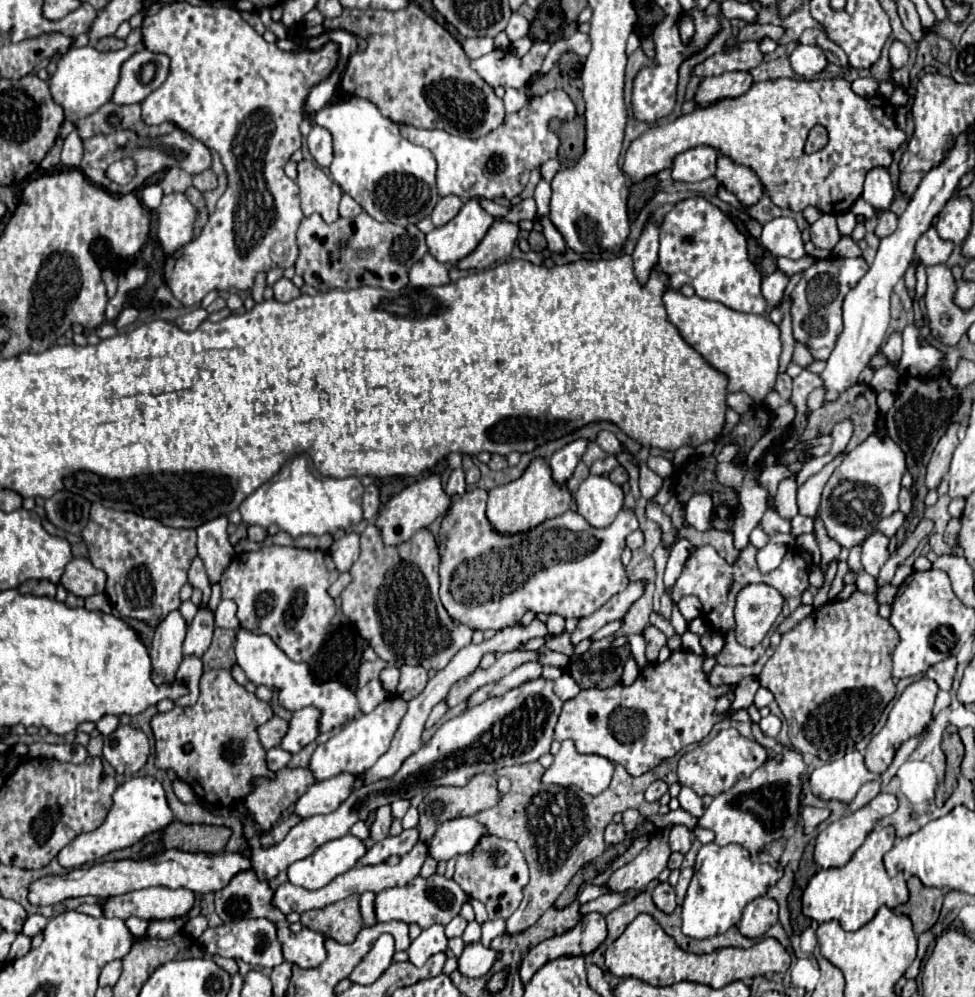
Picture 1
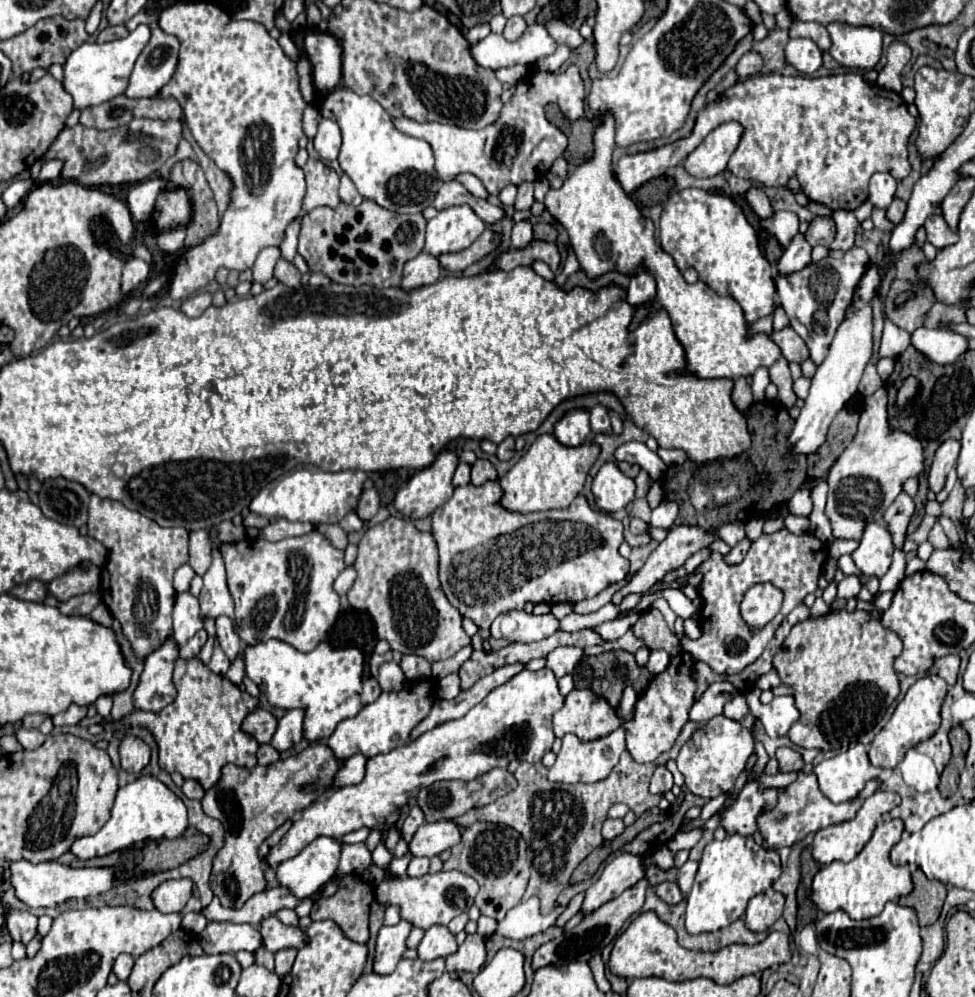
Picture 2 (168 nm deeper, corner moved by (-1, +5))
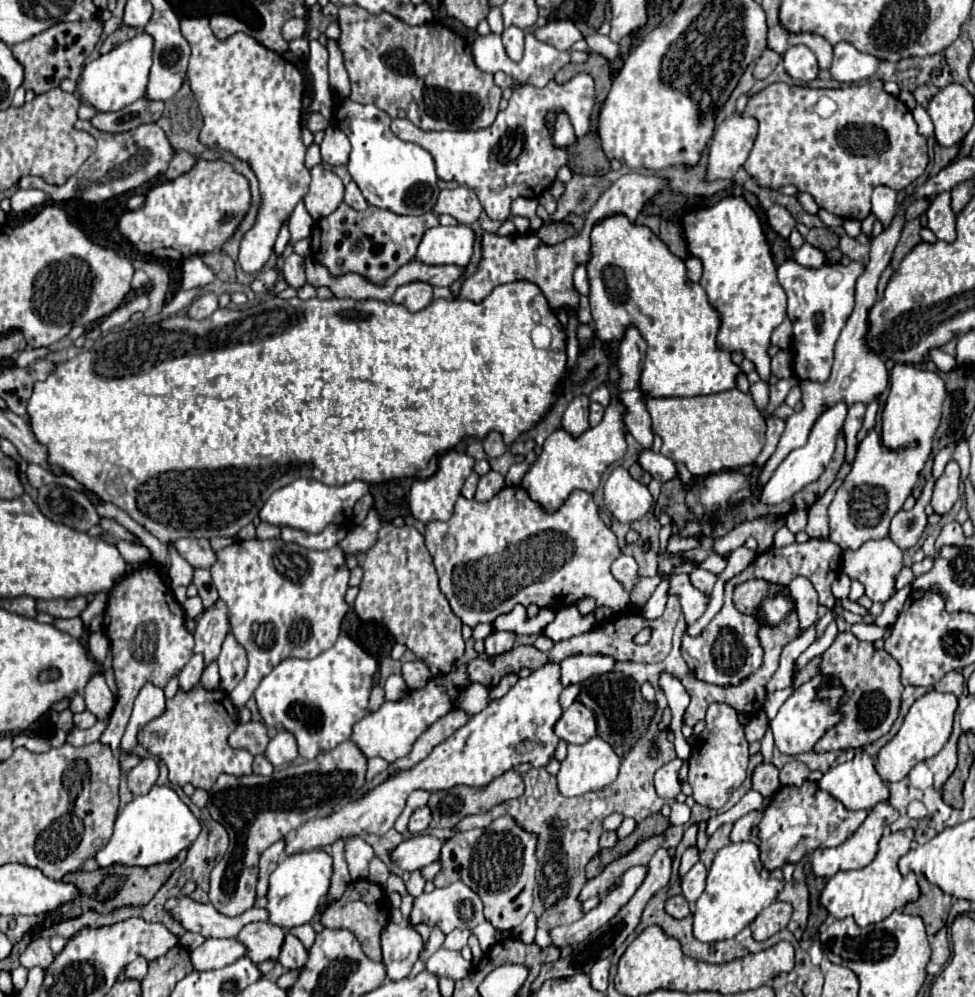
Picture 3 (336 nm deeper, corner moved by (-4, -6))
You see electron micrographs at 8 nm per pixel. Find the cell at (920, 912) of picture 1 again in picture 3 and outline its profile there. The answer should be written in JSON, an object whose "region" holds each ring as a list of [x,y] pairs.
{"region":[[[924,875],[918,877],[918,885],[920,885],[920,899],[908,903],[904,911],[908,915],[922,917],[926,925],[926,933],[928,937],[932,937],[936,931],[940,931],[946,925],[950,913],[950,895],[946,895],[936,885],[930,885]]]}

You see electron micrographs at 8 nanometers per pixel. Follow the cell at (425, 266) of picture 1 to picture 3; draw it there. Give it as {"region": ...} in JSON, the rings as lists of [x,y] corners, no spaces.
{"region":[[[412,281],[408,285],[402,285],[392,295],[392,303],[404,305],[410,313],[424,309],[430,301],[432,301],[432,285],[424,281]]]}

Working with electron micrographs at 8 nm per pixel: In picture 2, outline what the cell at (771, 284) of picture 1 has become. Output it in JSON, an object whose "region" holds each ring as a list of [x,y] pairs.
{"region":[[[799,232],[791,244],[785,248],[781,260],[777,262],[777,272],[791,274],[811,264],[811,244],[805,240],[805,236]]]}

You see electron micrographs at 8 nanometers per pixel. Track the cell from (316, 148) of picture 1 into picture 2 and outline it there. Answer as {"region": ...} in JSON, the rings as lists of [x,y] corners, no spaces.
{"region":[[[323,120],[319,124],[319,132],[313,142],[315,142],[315,150],[323,160],[337,160],[341,148],[341,130],[337,122]]]}

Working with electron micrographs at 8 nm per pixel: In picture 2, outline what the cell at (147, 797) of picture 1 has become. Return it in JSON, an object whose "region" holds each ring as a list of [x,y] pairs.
{"region":[[[141,776],[135,782],[119,788],[115,806],[111,810],[109,822],[93,836],[77,838],[71,846],[71,852],[81,858],[89,860],[95,856],[105,856],[115,850],[127,848],[135,842],[143,840],[173,840],[179,838],[187,828],[187,808],[179,796],[175,796],[161,780],[153,776]]]}

